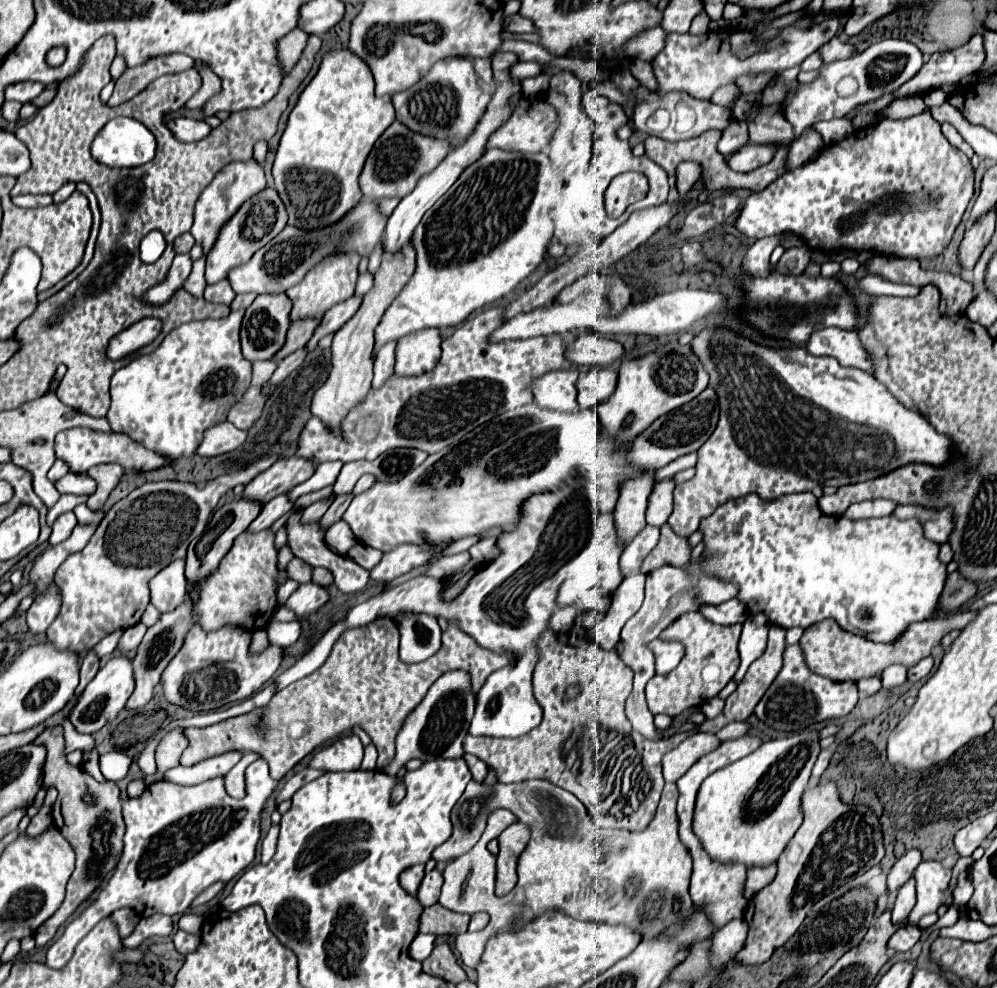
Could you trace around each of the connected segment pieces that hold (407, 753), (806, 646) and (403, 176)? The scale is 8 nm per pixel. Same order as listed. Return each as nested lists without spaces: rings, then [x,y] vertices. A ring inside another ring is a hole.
[[[468,674],[460,678],[440,676],[428,690],[426,698],[418,704],[418,708],[414,708],[412,714],[406,718],[396,738],[394,760],[380,770],[394,776],[402,768],[402,764],[406,764],[412,758],[418,758],[422,762],[430,762],[434,758],[462,758],[464,756],[462,740],[468,734],[472,714],[474,714],[474,694],[470,692],[470,676]]]
[[[954,612],[946,618],[914,622],[900,636],[900,640],[896,644],[876,644],[876,642],[866,640],[864,636],[854,636],[850,632],[844,632],[834,620],[822,620],[804,630],[800,646],[804,650],[806,662],[812,672],[826,676],[830,680],[836,680],[836,682],[844,682],[844,680],[856,682],[864,676],[874,676],[874,674],[882,672],[890,664],[904,664],[906,668],[914,666],[918,660],[928,656],[936,644],[940,644],[942,636],[946,636],[952,630],[962,630],[974,616],[976,616],[976,612]]]
[[[396,120],[376,140],[372,152],[368,154],[368,160],[360,174],[360,190],[366,200],[404,198],[408,192],[414,190],[414,186],[424,174],[432,172],[448,156],[450,150],[452,150],[450,140],[422,136],[418,132],[412,132],[410,128],[406,128],[404,124]]]

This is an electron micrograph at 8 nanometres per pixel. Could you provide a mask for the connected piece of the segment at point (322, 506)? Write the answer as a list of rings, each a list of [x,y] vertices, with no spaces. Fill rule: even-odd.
[[[332,496],[322,498],[322,500],[314,502],[314,504],[310,504],[308,508],[302,510],[302,522],[318,522],[324,516],[324,512],[328,510],[330,504],[332,504]]]

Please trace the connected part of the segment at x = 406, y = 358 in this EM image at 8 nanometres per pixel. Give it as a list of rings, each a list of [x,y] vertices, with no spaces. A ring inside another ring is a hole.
[[[426,328],[426,332],[414,332],[406,340],[398,340],[396,346],[396,374],[398,376],[418,376],[430,372],[440,358],[442,336],[436,328]]]

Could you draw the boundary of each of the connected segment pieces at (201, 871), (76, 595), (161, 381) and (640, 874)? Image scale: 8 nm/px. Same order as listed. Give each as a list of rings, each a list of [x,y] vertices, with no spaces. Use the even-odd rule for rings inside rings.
[[[260,758],[252,762],[246,768],[246,796],[242,800],[236,800],[228,796],[224,788],[224,778],[216,776],[214,780],[206,780],[196,786],[180,786],[168,780],[160,780],[156,784],[146,786],[142,796],[128,798],[122,804],[122,814],[126,822],[126,834],[124,834],[124,852],[120,862],[111,872],[110,878],[102,878],[100,885],[90,896],[90,904],[64,928],[62,936],[48,948],[46,964],[50,968],[62,968],[72,958],[76,944],[98,924],[102,918],[110,916],[118,908],[132,908],[138,912],[138,916],[152,916],[156,912],[160,914],[184,914],[188,912],[190,902],[206,890],[210,884],[222,880],[228,882],[236,874],[244,872],[250,862],[254,860],[256,844],[260,838],[260,812],[264,808],[264,802],[276,788],[276,780],[268,772],[268,764]]]
[[[274,458],[256,460],[204,486],[184,482],[144,484],[116,502],[98,524],[86,548],[70,554],[56,570],[54,582],[62,592],[62,608],[46,630],[48,640],[58,650],[70,648],[84,654],[114,630],[126,630],[138,624],[150,602],[148,582],[156,572],[166,568],[174,558],[186,556],[190,540],[202,536],[222,494],[238,484],[246,486],[272,462]]]
[[[244,308],[230,312],[220,320],[202,320],[188,322],[174,328],[162,344],[144,356],[136,356],[124,368],[116,370],[110,382],[112,404],[108,410],[108,424],[112,432],[124,432],[134,442],[154,448],[156,452],[172,458],[192,456],[202,442],[202,434],[208,426],[220,424],[226,420],[226,412],[236,404],[250,386],[252,364],[242,356],[240,348],[240,324]]]
[[[488,770],[484,782],[486,784],[470,782],[466,786],[462,798],[452,810],[454,834],[432,852],[436,862],[448,862],[444,868],[440,904],[460,914],[487,912],[490,916],[484,930],[456,936],[456,948],[466,966],[476,968],[484,944],[492,932],[496,934],[502,930],[522,928],[526,922],[548,910],[562,910],[576,920],[628,924],[642,932],[644,940],[656,938],[666,926],[676,922],[678,916],[690,914],[692,898],[688,894],[688,882],[692,874],[692,856],[678,836],[676,784],[664,786],[654,820],[642,832],[630,832],[628,840],[626,832],[620,834],[620,830],[606,832],[594,828],[584,804],[552,782],[524,780],[514,784],[494,784],[498,778],[492,770]],[[516,818],[530,826],[532,840],[518,862],[518,884],[512,892],[498,897],[494,894],[496,856],[486,850],[486,844],[498,838],[500,832],[516,822]],[[674,902],[676,918],[670,918],[674,912]]]

